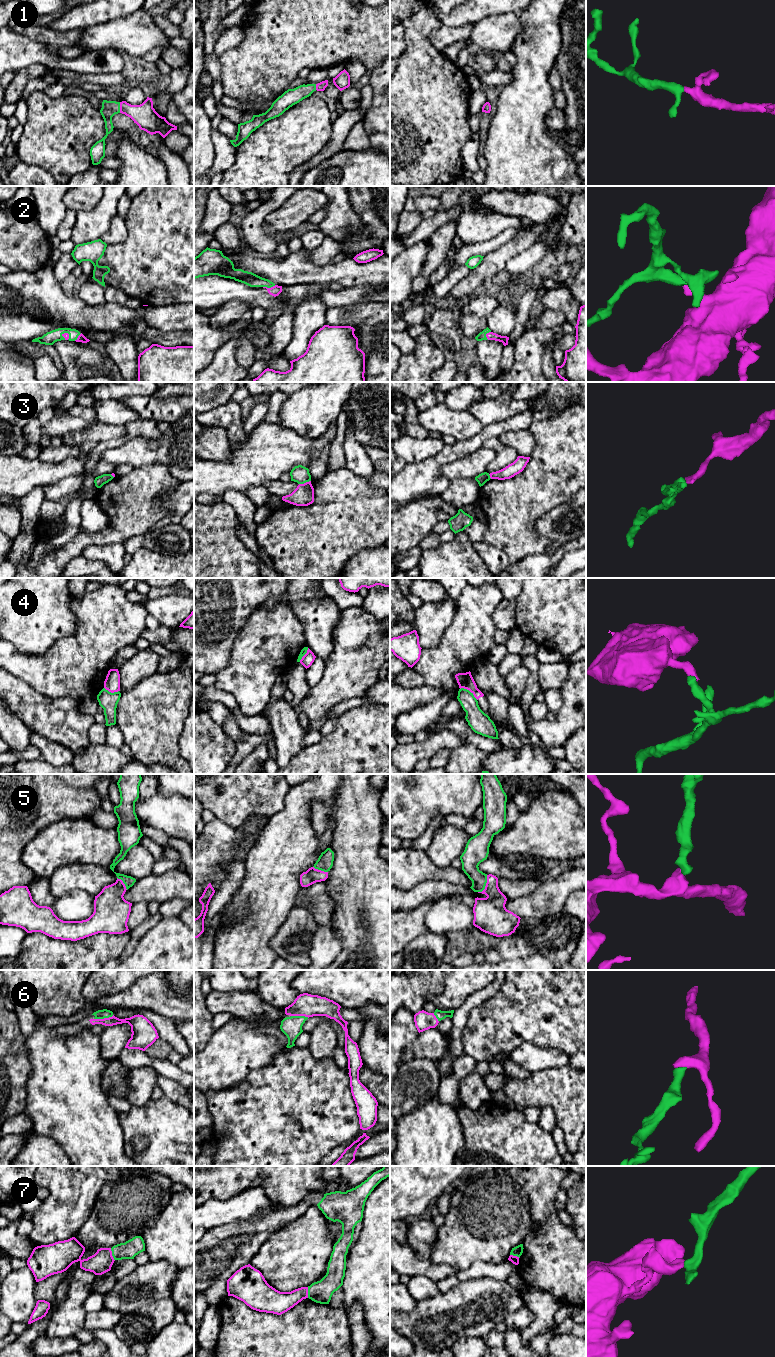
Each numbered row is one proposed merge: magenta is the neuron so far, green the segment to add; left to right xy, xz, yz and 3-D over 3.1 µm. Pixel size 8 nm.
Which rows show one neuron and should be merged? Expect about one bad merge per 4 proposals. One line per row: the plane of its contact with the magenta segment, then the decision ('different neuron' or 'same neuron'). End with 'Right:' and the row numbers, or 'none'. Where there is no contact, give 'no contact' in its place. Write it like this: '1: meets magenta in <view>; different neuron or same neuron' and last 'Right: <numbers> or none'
1: meets magenta in xy; same neuron
2: meets magenta in xz; same neuron
3: meets magenta in xz; different neuron
4: meets magenta in yz; different neuron
5: meets magenta in yz; same neuron
6: meets magenta in xy; same neuron
7: meets magenta in xy; different neuron
Right: 1, 2, 5, 6

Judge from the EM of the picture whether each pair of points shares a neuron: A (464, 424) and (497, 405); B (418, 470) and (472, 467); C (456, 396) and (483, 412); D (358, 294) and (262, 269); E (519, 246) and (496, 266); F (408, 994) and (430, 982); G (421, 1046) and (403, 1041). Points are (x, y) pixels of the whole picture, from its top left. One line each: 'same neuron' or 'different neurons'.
A: different neurons
B: different neurons
C: different neurons
D: different neurons
E: same neuron
F: same neuron
G: different neurons

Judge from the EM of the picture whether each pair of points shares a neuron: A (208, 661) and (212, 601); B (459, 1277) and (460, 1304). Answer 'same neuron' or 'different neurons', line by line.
A: same neuron
B: different neurons

